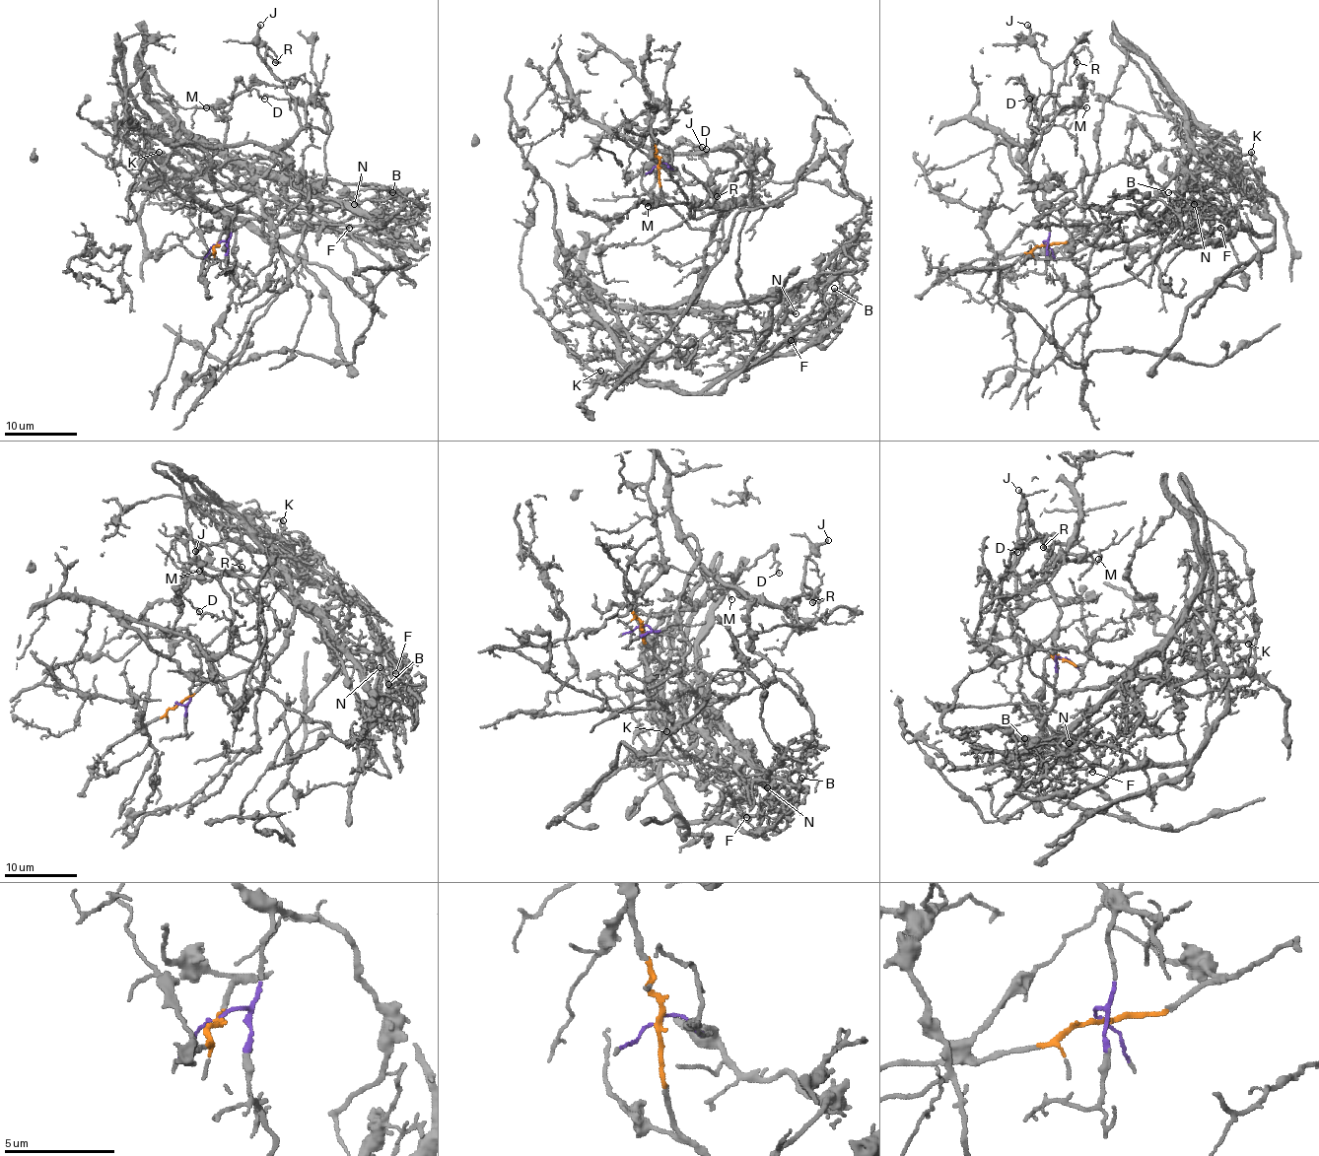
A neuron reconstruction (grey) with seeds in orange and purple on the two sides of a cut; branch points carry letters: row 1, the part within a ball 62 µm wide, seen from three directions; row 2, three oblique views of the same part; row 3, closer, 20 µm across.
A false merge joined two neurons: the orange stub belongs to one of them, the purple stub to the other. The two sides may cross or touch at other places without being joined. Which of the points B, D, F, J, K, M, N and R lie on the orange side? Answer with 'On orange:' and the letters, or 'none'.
On orange: B, F, K, N

